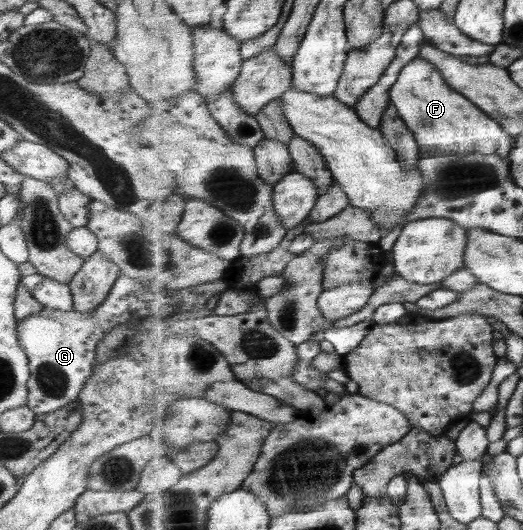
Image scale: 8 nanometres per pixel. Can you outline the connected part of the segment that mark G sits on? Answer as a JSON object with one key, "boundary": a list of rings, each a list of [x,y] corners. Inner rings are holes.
{"boundary":[[[120,274],[103,304],[91,312],[43,307],[26,319],[17,320],[17,338],[27,355],[30,370],[26,405],[35,414],[45,414],[77,402],[86,380],[92,376],[95,349],[103,335],[117,325],[138,323],[147,317],[173,320],[181,316],[184,310],[182,294],[181,290],[167,288],[165,282],[158,285],[149,278],[136,280]]]}

